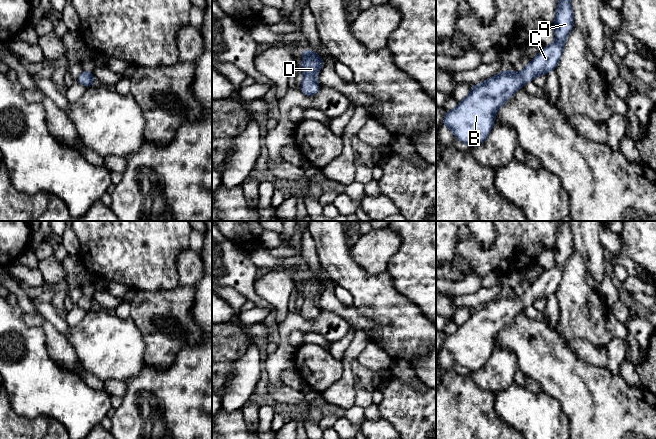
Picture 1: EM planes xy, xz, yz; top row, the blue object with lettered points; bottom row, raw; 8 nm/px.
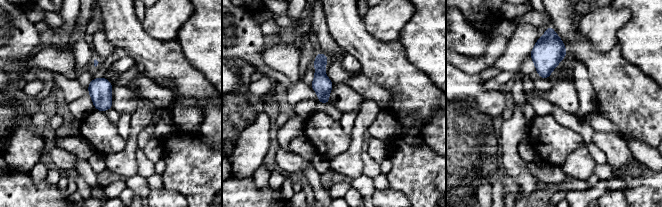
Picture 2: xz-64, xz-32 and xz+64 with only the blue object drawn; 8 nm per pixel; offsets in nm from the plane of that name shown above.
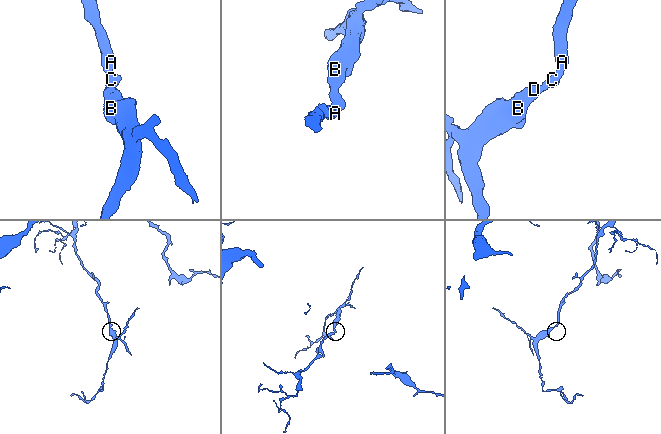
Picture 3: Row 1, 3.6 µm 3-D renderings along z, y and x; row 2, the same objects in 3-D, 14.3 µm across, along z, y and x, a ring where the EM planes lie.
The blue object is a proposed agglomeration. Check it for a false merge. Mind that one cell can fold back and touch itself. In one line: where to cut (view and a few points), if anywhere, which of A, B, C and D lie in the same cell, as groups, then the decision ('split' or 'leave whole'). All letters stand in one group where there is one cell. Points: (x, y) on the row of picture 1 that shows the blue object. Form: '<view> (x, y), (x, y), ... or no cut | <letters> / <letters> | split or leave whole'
no cut | A B C D | leave whole

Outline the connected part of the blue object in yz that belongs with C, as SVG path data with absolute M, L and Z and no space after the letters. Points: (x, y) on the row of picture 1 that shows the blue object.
M559 0L556 9L555 21L553 24L556 41L545 46L531 62L520 72L504 70L478 85L472 85L471 91L466 98L458 102L458 105L446 112L442 119L442 125L447 126L454 134L455 139L474 148L482 144L488 137L495 124L495 115L498 109L506 103L512 95L538 75L547 75L550 71L556 70L562 56L566 38L570 34L574 24L574 13L570 0Z

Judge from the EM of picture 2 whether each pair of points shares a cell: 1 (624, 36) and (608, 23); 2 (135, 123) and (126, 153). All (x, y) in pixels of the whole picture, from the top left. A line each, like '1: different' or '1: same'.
1: different
2: same

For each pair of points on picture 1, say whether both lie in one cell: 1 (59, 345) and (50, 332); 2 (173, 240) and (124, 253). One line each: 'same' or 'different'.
1: same
2: same

